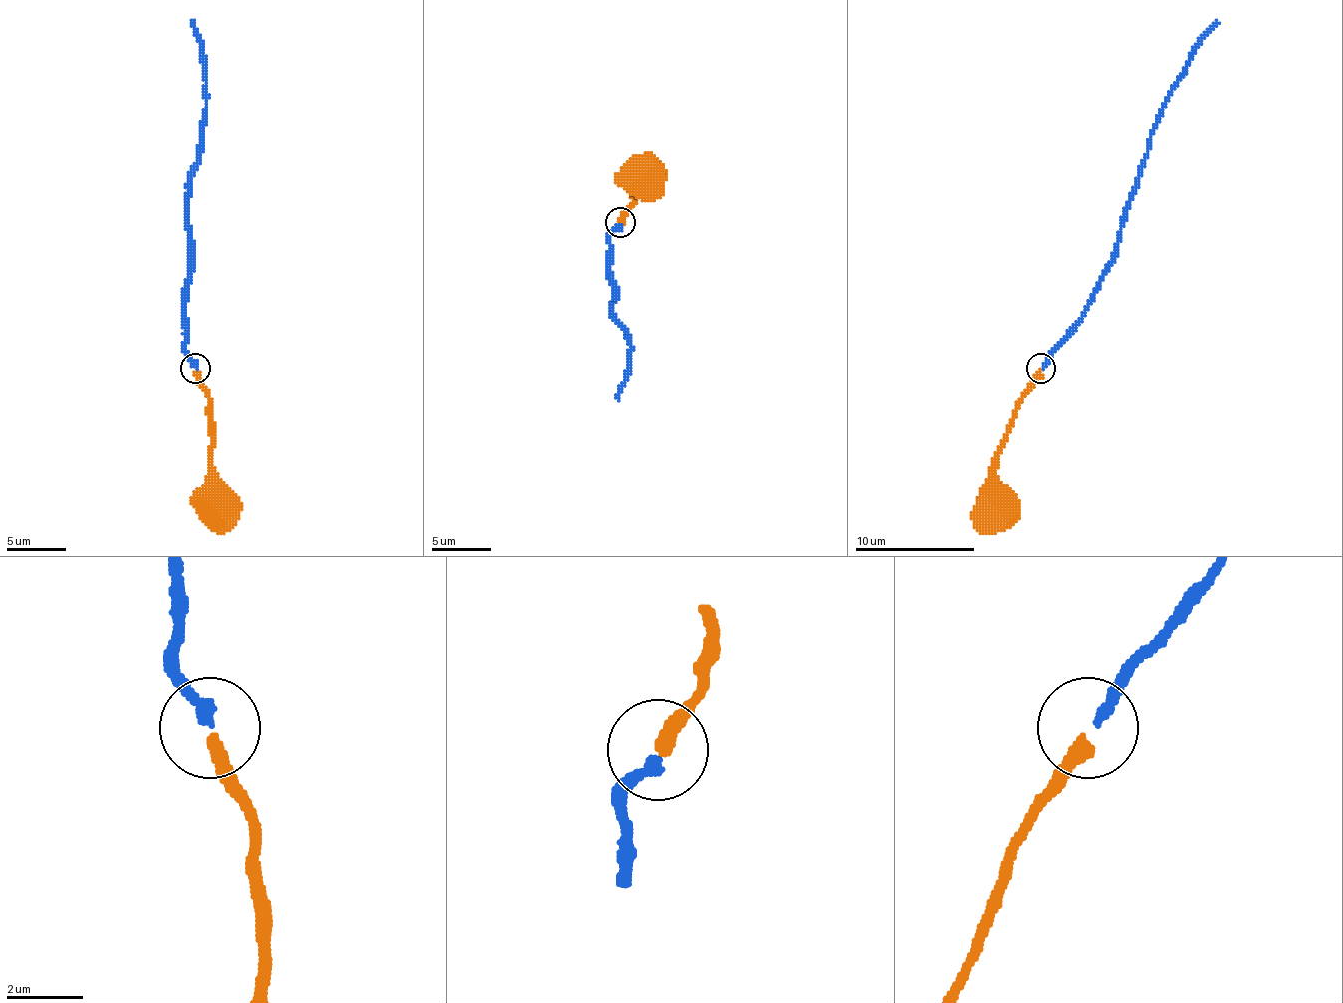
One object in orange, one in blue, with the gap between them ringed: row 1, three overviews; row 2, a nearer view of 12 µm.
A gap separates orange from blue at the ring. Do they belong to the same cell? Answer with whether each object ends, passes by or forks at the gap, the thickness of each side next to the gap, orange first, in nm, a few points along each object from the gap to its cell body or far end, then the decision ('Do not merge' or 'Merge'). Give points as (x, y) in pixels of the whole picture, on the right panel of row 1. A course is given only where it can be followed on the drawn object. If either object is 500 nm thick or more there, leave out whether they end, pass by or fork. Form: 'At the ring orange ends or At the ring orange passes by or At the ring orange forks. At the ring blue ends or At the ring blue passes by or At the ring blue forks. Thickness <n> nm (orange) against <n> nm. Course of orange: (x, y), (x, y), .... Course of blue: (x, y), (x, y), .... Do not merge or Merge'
At the ring orange ends. At the ring blue ends. Thickness 400 nm (orange) against 300 nm. Course of orange: (1040, 369), (1037, 381), (1022, 399), (998, 456), (989, 506). Course of blue: (1043, 369), (1055, 345), (1082, 315), (1111, 262), (1135, 178), (1147, 151), (1150, 130), (1195, 44), (1216, 20). Merge

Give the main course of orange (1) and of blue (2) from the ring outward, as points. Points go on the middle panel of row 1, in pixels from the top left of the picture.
1: (621, 221), (633, 203), (636, 179), (651, 171), (648, 171)
2: (621, 224), (609, 236), (612, 317), (624, 329), (630, 353), (627, 377), (615, 397)

